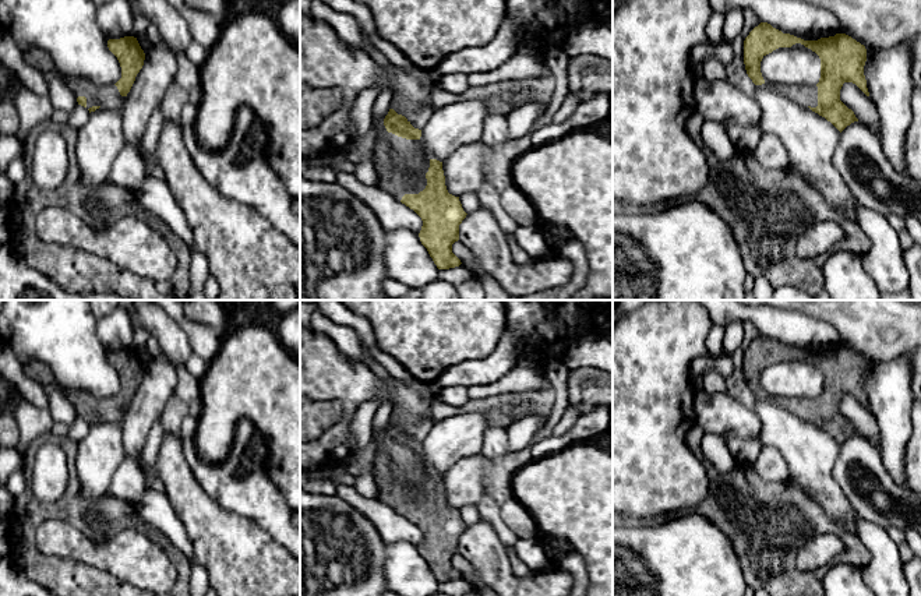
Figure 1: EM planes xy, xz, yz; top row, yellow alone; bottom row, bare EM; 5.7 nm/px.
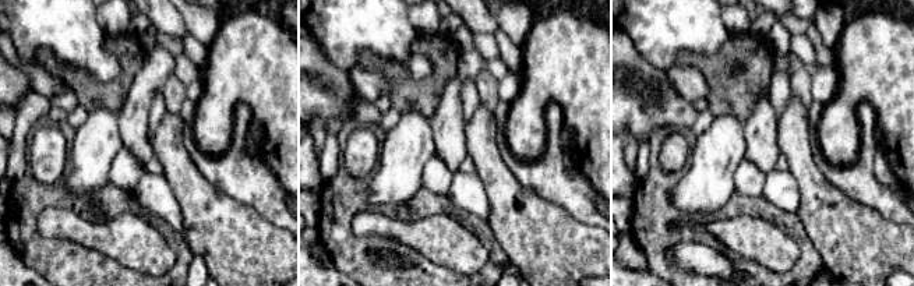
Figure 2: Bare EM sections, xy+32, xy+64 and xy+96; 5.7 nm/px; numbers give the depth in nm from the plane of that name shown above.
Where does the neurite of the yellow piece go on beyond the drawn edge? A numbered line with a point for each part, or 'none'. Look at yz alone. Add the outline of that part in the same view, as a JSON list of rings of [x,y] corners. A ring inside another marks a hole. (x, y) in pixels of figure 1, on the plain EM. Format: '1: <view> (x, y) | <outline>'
1: yz (812, 405) | [[[816,398],[808,402],[807,417],[811,420],[818,419],[818,399]]]

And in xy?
1: xy (95, 408) | [[[31,360],[22,366],[25,375],[36,380],[43,385],[52,385],[64,392],[71,405],[78,409],[87,410],[87,420],[110,417],[114,422],[121,422],[126,413],[126,409],[121,409],[117,399],[112,398],[109,403],[102,399],[91,395],[87,391],[70,391],[63,389],[56,381],[50,368],[39,360]]]

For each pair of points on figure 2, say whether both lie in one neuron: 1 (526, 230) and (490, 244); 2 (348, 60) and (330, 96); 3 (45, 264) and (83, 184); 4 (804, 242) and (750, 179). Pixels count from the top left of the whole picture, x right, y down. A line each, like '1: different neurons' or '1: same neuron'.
1: different neurons
2: different neurons
3: different neurons
4: different neurons

